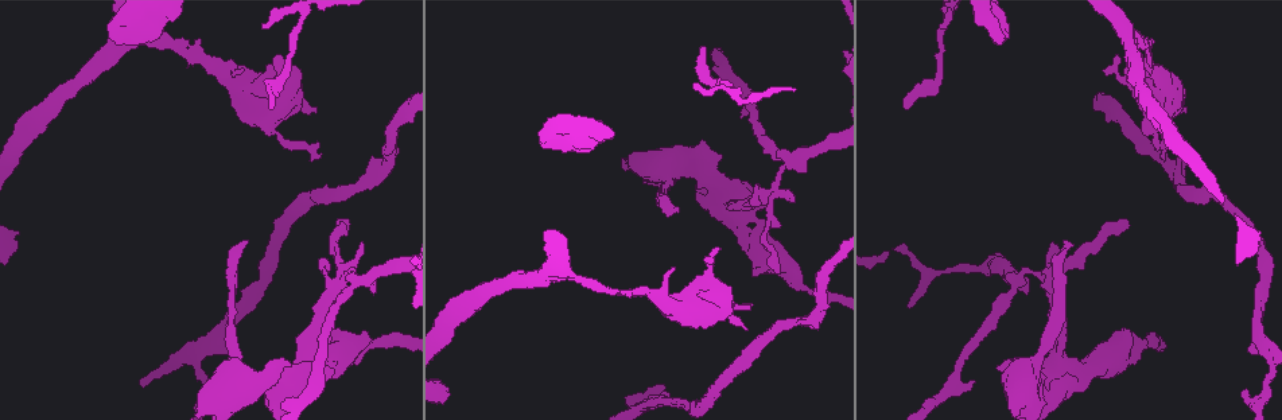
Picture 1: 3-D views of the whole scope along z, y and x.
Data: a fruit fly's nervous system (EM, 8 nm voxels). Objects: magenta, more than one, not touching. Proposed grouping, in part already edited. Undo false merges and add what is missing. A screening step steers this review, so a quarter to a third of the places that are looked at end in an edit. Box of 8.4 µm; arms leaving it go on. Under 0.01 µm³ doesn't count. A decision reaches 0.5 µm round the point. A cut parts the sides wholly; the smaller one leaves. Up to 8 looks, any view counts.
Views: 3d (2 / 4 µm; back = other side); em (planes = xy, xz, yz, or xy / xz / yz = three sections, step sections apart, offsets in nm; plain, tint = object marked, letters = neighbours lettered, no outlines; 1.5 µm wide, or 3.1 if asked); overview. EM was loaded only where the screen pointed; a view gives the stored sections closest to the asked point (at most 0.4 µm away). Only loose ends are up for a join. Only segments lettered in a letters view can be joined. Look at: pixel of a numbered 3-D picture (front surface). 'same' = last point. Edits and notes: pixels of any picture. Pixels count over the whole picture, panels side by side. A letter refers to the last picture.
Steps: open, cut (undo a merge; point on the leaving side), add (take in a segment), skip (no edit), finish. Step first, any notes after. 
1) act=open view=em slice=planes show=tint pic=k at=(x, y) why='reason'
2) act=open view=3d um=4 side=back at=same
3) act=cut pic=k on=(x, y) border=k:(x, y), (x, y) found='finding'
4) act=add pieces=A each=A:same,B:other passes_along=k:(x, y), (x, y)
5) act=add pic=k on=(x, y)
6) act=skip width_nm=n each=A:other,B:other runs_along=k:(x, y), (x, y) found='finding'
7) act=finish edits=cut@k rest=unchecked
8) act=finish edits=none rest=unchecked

act=open view=em slice=planes show=tint pic=1 at=(1159, 79) why='arms part here'

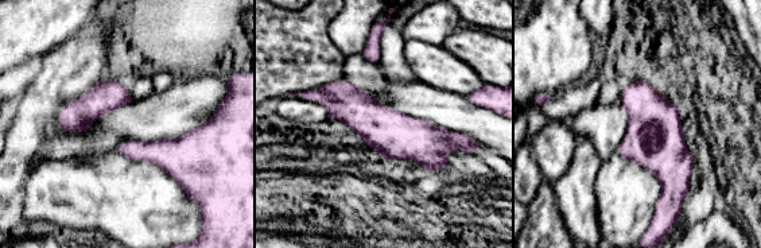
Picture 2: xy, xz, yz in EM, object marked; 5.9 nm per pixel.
act=open view=em slice=planes show=letters at=same

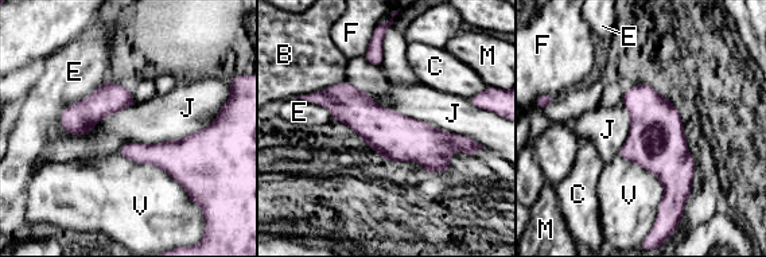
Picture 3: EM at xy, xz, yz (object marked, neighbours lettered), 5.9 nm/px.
act=skip each=B:other,C:other,E:other,F:other,J:other,M:other,V:other found='continuous, no second neuron'

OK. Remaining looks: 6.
act=open view=em slice=planes show=letters pic=1 at=(321, 156) why='thin end'

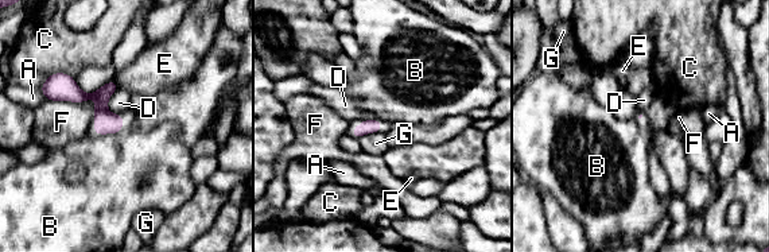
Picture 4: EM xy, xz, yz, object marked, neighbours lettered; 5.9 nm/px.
act=skip each=A:other,B:other,C:other,D:other,E:other,F:other,G:other runs_along=4:(58, 80), (96, 96), (119, 127) found='no lettered segment goes on from it'

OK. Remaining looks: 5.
act=open view=em slice=xz step=4 show=letters pic=1 at=(1147, 345) why='calibre changes'

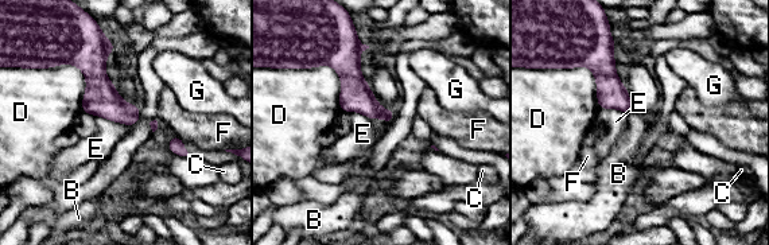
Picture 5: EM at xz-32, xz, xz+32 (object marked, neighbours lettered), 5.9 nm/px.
act=skip each=B:other,C:other,D:other,E:other,F:other,G:other border=5:(94, 115), (124, 123), (129, 127) found='all the same neuron'

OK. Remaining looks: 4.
act=finish edits=none rest=unchecked

